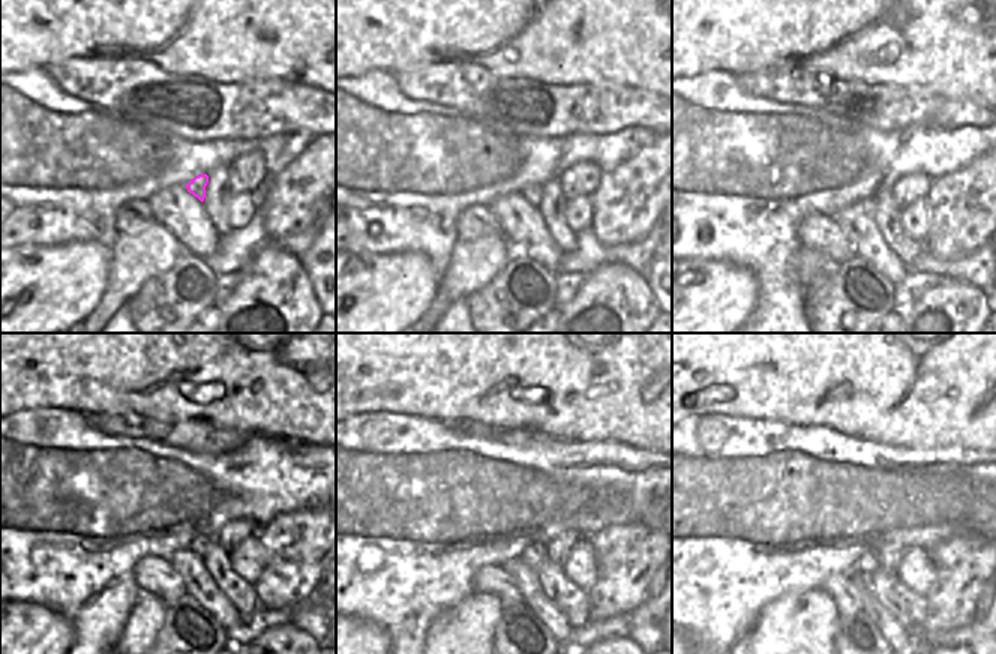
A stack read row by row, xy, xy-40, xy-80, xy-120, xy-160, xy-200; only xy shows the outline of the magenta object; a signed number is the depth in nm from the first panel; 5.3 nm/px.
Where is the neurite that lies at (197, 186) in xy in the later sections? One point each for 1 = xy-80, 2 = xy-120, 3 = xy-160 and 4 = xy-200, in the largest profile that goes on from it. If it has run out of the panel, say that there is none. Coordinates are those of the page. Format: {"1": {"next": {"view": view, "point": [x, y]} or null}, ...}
{"1": {"next": {"view": "xy-80", "point": [870, 203]}}, "2": {"next": {"view": "xy-120", "point": [198, 543]}}, "3": {"next": {"view": "xy-160", "point": [533, 554]}}, "4": {"next": {"view": "xy-200", "point": [867, 563]}}}

